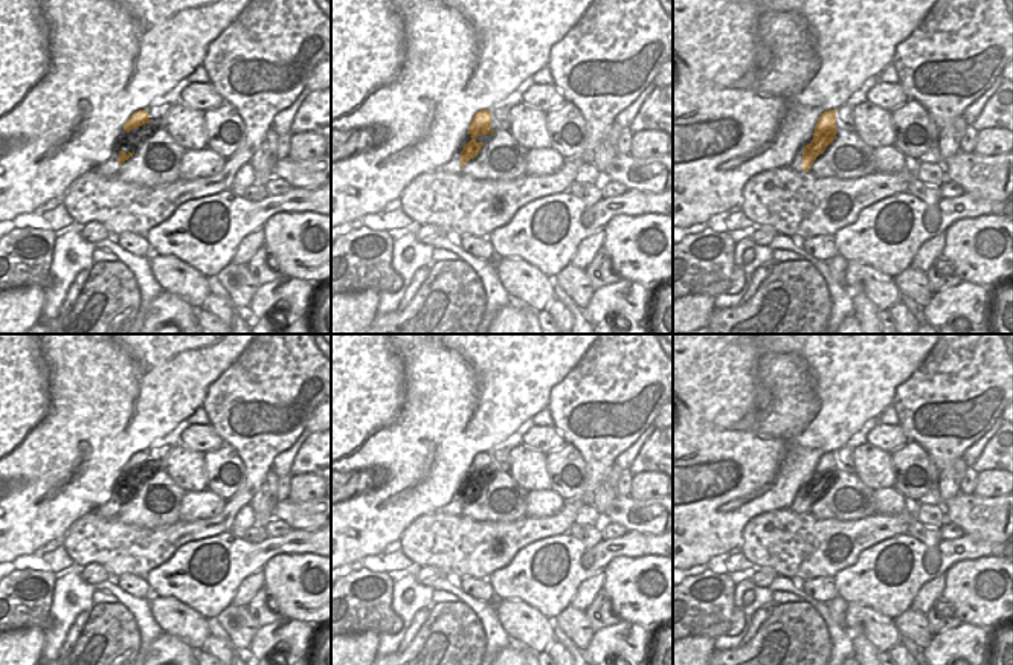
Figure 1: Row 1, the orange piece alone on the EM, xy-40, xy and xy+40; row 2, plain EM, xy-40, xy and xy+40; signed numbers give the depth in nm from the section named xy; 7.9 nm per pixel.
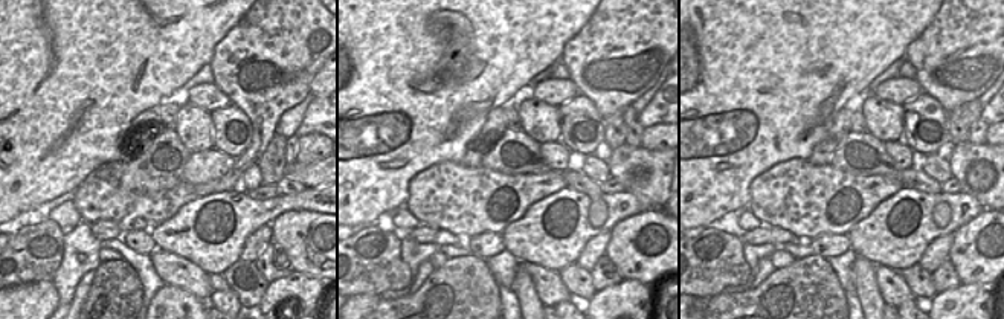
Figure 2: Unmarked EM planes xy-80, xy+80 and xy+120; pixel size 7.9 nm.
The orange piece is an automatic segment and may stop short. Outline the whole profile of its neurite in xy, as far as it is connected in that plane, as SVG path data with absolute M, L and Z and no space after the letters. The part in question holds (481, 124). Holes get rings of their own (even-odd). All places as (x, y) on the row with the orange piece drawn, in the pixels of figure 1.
M491 110L478 111L470 124L468 133L471 134L471 140L465 145L459 145L452 159L442 165L444 172L461 174L465 163L478 156L484 143L478 142L476 137L494 133L491 128Z

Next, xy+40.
M836 110L824 111L815 127L813 140L801 145L789 168L795 172L807 172L816 157L836 139L836 130Z

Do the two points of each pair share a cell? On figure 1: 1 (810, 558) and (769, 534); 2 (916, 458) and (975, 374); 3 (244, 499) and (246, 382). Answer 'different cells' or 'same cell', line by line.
1: same cell
2: different cells
3: same cell

